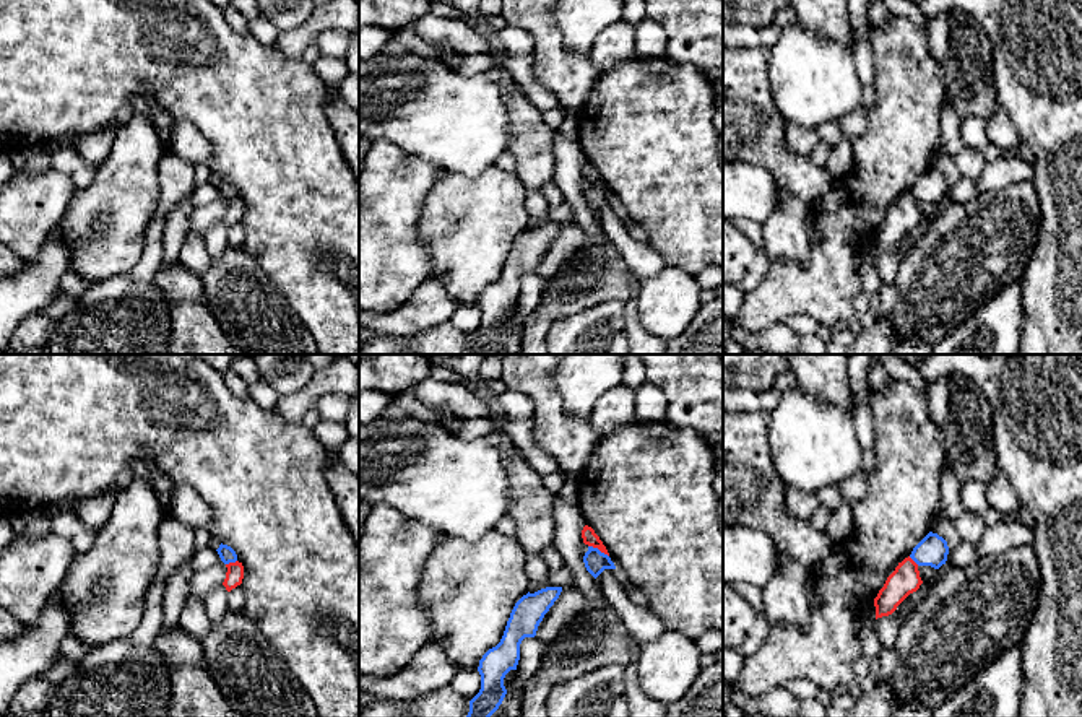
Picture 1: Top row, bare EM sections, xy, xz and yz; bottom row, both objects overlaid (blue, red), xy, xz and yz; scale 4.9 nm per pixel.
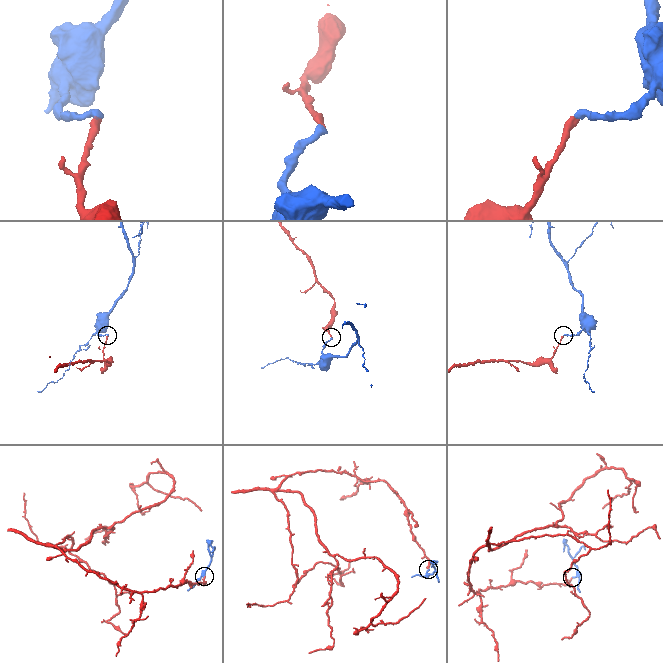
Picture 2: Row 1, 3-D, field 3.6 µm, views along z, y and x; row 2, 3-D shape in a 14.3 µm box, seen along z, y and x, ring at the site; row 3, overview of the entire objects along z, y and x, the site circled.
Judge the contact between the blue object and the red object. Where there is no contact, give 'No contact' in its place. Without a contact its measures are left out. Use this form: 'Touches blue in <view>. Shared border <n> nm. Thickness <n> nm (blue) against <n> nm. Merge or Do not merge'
Touches blue in xz. Shared border 120 nm. Thickness 110 nm (blue) against 70 nm. Do not merge

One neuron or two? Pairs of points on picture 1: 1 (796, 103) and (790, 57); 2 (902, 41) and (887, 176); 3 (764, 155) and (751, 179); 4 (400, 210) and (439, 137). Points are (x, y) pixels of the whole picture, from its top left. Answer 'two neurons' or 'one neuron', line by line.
1: one neuron
2: one neuron
3: two neurons
4: two neurons

